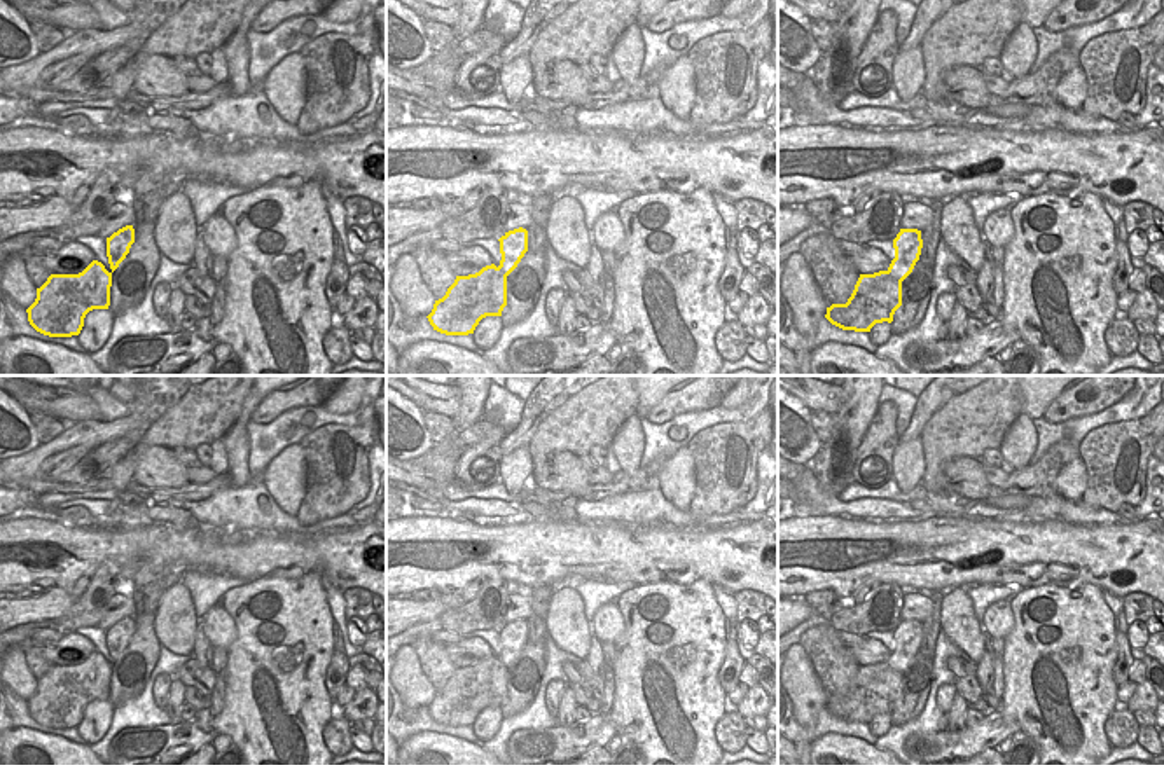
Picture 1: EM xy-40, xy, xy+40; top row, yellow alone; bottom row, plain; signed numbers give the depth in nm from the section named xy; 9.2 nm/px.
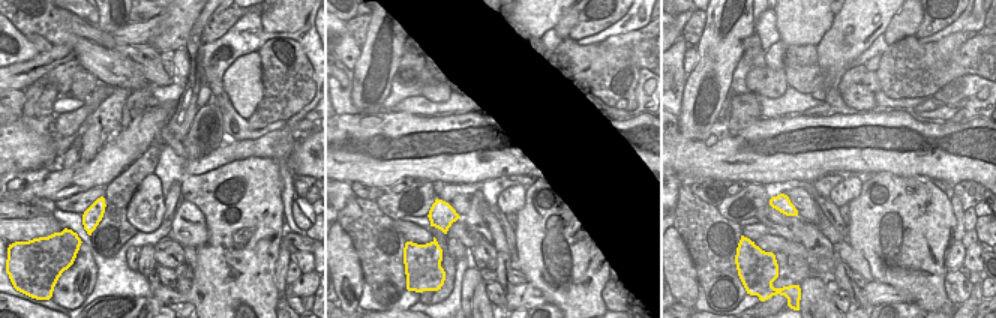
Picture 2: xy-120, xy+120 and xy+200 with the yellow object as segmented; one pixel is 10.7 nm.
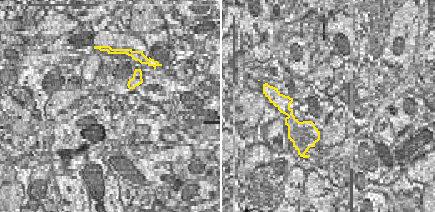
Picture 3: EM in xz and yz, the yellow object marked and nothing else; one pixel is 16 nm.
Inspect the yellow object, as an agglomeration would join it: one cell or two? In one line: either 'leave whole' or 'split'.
split

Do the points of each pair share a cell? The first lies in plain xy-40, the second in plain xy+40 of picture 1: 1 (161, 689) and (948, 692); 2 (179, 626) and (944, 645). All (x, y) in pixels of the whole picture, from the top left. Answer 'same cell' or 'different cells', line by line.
1: same cell
2: different cells

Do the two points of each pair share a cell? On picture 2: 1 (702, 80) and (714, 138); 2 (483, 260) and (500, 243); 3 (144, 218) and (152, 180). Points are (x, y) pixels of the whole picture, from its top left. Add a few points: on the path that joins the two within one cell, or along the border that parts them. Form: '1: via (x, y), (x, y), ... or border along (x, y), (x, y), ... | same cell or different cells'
1: border along (719, 116), (699, 138), (686, 138), (678, 131) | different cells
2: border along (492, 245), (497, 252) | different cells
3: via (146, 209), (150, 189) | same cell

